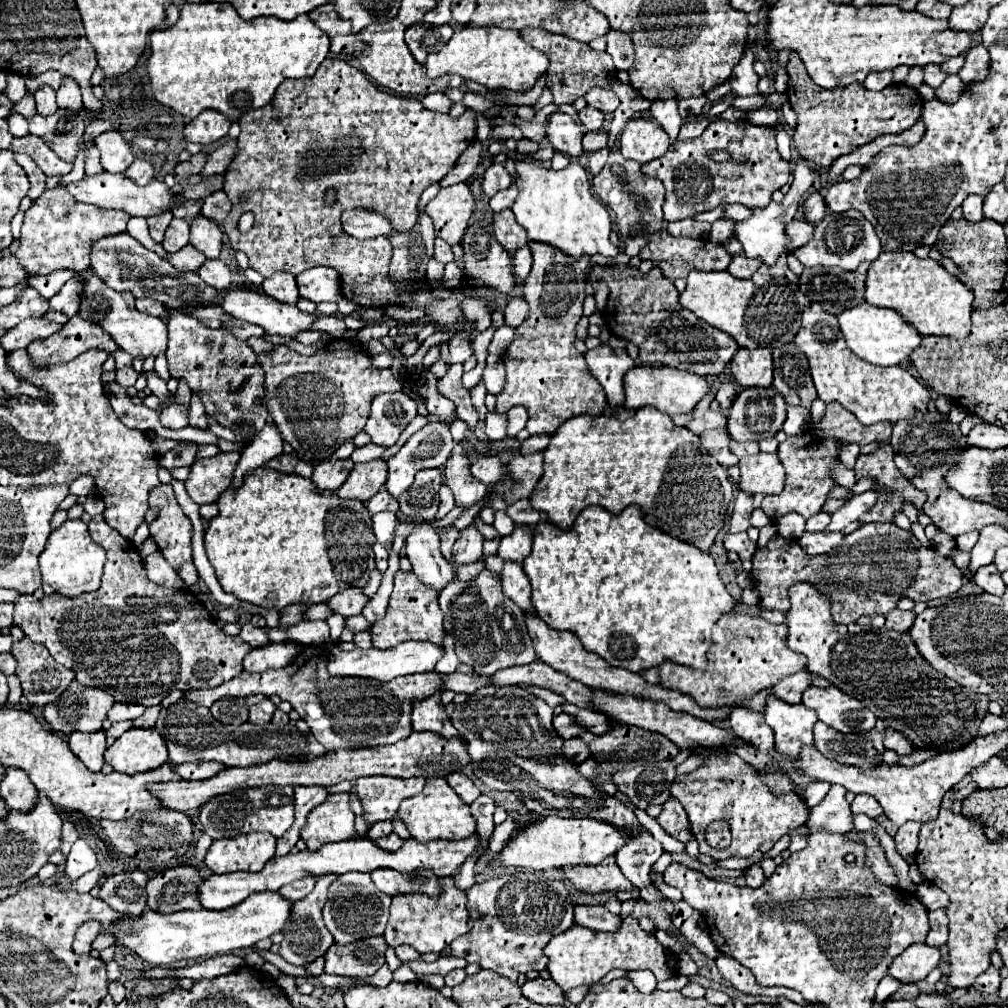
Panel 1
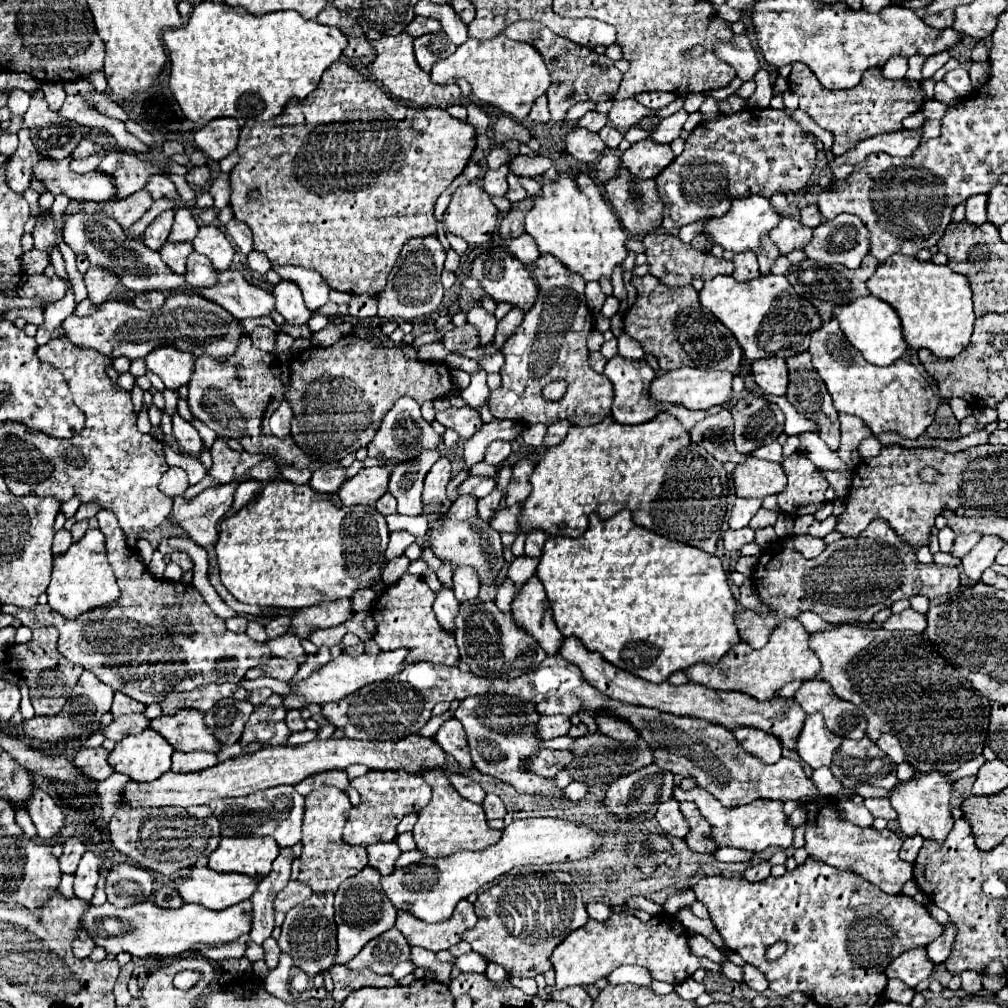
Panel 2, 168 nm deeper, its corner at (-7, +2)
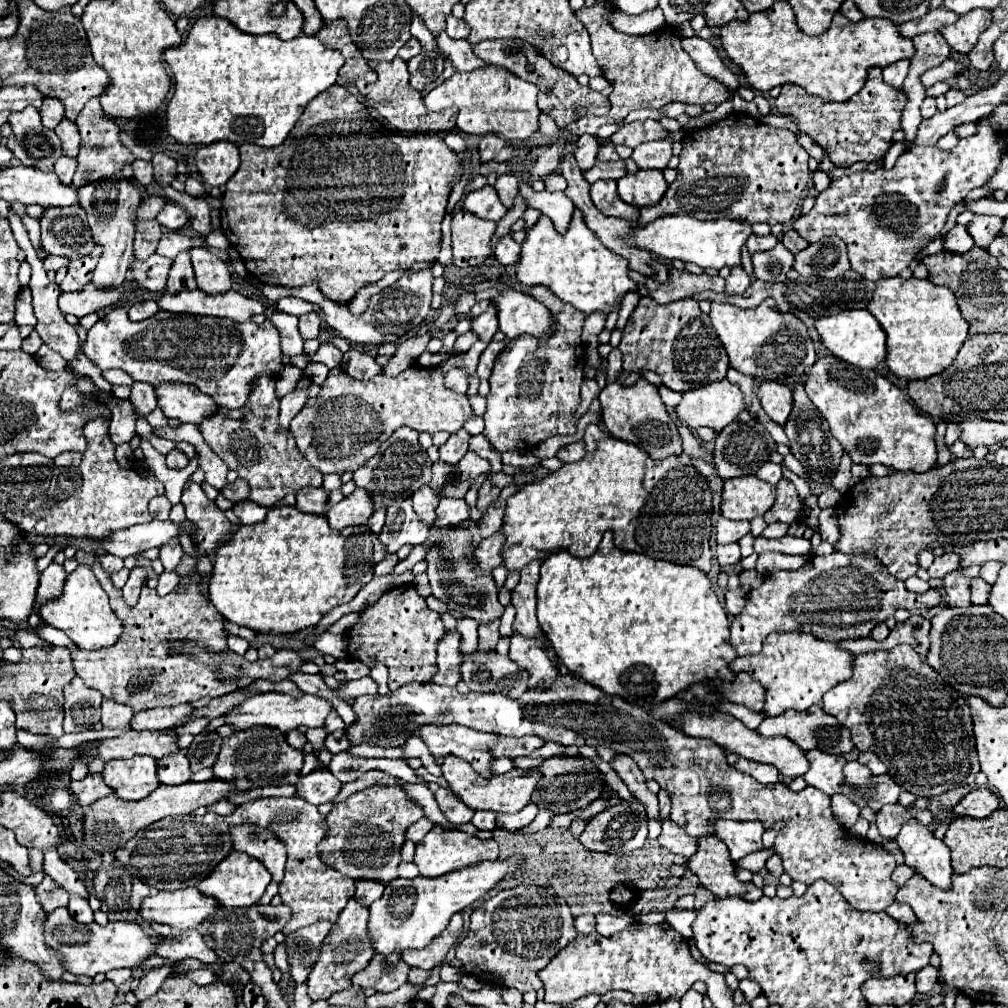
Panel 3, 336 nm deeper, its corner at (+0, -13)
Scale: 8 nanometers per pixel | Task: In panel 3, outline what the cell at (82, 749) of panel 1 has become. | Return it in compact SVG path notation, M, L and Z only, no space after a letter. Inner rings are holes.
M88 773L84 779L80 781L70 781L70 791L76 795L80 805L90 805L102 797L112 795L112 787L108 787L102 781L100 773Z

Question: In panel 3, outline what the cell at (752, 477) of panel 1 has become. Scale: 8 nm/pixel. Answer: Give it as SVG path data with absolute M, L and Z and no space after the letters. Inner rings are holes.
M744 475L724 481L722 493L722 517L746 519L764 515L776 499L774 485L758 479L756 475Z

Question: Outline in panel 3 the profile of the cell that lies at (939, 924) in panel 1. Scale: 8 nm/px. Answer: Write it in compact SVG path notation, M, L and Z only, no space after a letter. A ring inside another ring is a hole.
M928 965L922 971L916 973L916 989L918 993L928 993L936 987L936 979L938 979L938 969Z

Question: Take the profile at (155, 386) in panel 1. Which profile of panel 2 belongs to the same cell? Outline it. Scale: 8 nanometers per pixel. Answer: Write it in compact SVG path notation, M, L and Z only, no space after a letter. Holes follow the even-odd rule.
M179 414L173 416L173 438L175 438L177 446L179 446L179 452L189 454L193 458L201 456L203 440L201 440L199 432L189 422L185 422Z

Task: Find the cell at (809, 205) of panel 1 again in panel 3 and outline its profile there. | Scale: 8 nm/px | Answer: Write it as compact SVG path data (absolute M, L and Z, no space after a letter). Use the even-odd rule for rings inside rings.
M796 229L786 231L786 233L784 233L784 237L782 237L782 243L784 243L792 253L798 253L798 251L802 251L802 249L808 245L808 241L806 241L806 239L802 239L802 237L800 237L800 233L798 233Z

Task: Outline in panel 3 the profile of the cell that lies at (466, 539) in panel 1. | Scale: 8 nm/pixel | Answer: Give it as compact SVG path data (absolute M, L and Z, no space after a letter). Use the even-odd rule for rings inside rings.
M486 479L484 485L482 485L480 491L478 491L478 501L476 501L476 507L480 509L480 513L486 513L486 509L496 501L498 495L500 495L500 489L494 487L494 485L490 483L490 479Z

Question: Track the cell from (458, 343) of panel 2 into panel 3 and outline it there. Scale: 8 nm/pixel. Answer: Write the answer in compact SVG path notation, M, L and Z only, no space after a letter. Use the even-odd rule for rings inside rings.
M470 331L470 333L464 333L464 335L460 335L460 337L456 339L454 349L456 349L458 353L464 353L464 351L468 351L476 341L478 341L478 337L476 337L472 331Z

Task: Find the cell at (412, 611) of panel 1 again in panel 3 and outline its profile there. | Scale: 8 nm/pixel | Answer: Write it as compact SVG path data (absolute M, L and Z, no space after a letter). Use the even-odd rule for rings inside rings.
M412 585L394 587L360 613L356 627L348 631L348 655L368 667L384 663L390 671L388 687L396 691L400 685L410 681L426 683L436 675L436 641L442 631L446 629L438 613L426 605L426 599Z

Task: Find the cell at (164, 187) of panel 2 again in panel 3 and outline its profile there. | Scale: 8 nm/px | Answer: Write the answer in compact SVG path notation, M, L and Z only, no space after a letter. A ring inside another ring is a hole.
M166 203L166 207L162 207L162 211L158 213L156 221L164 227L168 227L170 231L178 231L180 227L186 225L188 221L188 215L182 207L178 207L176 203Z

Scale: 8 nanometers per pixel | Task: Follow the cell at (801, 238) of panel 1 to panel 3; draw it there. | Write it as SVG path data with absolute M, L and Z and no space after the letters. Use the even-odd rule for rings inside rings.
M778 243L774 249L756 251L752 263L760 281L786 281L786 273L794 265L794 253Z

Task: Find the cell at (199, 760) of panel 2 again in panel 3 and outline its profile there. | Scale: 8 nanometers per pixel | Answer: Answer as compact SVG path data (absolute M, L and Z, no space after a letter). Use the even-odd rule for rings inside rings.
M182 753L158 761L158 779L164 785L180 785L184 781L190 781L190 775L190 763Z

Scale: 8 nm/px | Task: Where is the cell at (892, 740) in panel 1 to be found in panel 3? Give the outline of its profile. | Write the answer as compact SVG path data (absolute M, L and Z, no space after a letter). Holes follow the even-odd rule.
M872 751L860 753L858 761L860 761L862 765L866 765L874 775L882 775L882 773L886 773L886 771L888 771L888 767L882 763L882 759L880 759L876 753L872 753Z

